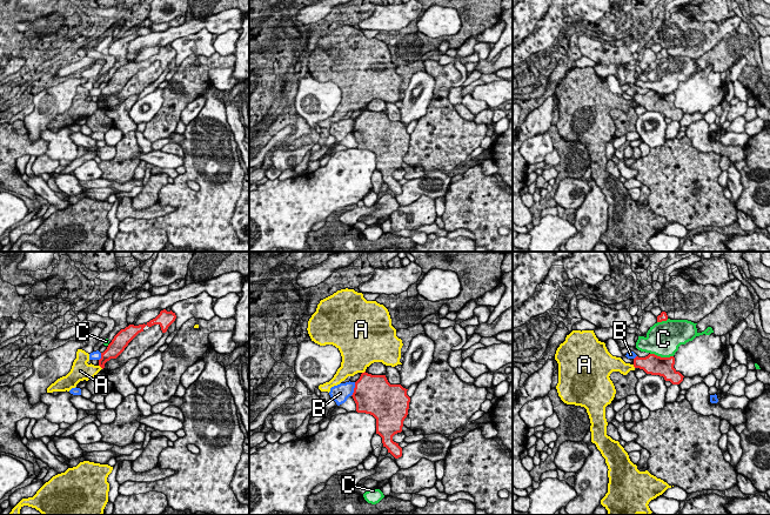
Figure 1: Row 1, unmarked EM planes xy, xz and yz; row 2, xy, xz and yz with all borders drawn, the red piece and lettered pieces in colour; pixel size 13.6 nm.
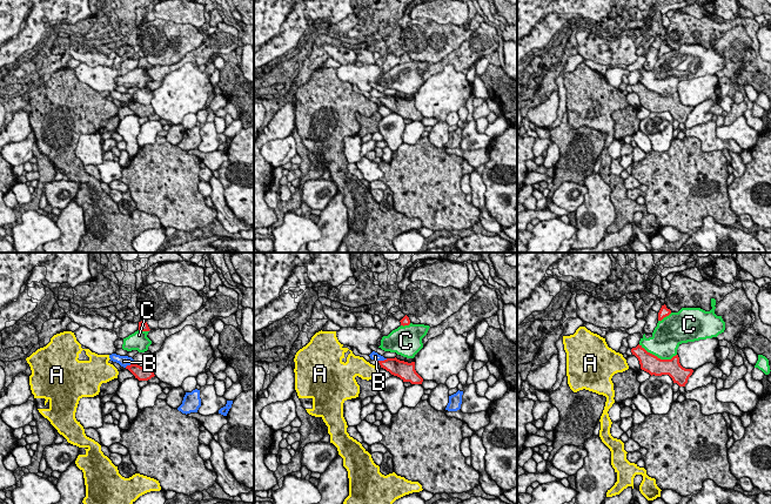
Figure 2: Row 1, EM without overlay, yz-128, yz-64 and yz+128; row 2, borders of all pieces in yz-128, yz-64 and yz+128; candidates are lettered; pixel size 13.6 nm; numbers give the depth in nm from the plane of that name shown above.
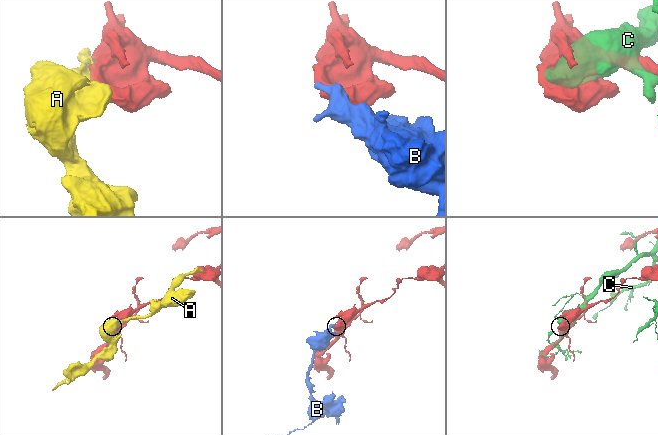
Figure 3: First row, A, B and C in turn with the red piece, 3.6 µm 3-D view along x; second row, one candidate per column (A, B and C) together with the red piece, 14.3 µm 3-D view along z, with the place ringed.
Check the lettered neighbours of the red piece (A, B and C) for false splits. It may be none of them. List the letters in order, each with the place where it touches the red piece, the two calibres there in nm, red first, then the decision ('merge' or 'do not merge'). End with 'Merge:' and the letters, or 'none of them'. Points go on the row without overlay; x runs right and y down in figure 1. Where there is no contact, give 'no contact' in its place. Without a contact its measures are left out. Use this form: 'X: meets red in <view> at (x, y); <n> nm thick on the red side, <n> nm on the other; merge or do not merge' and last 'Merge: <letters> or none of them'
A: meets red in xy at (101, 104); 160 nm thick on the red side, 240 nm on the other; merge
B: meets red in xz at (354, 126); 500 nm thick on the red side, 240 nm on the other; do not merge
C: meets red in yz at (662, 94); 280 nm thick on the red side, 460 nm on the other; do not merge
Merge: A

